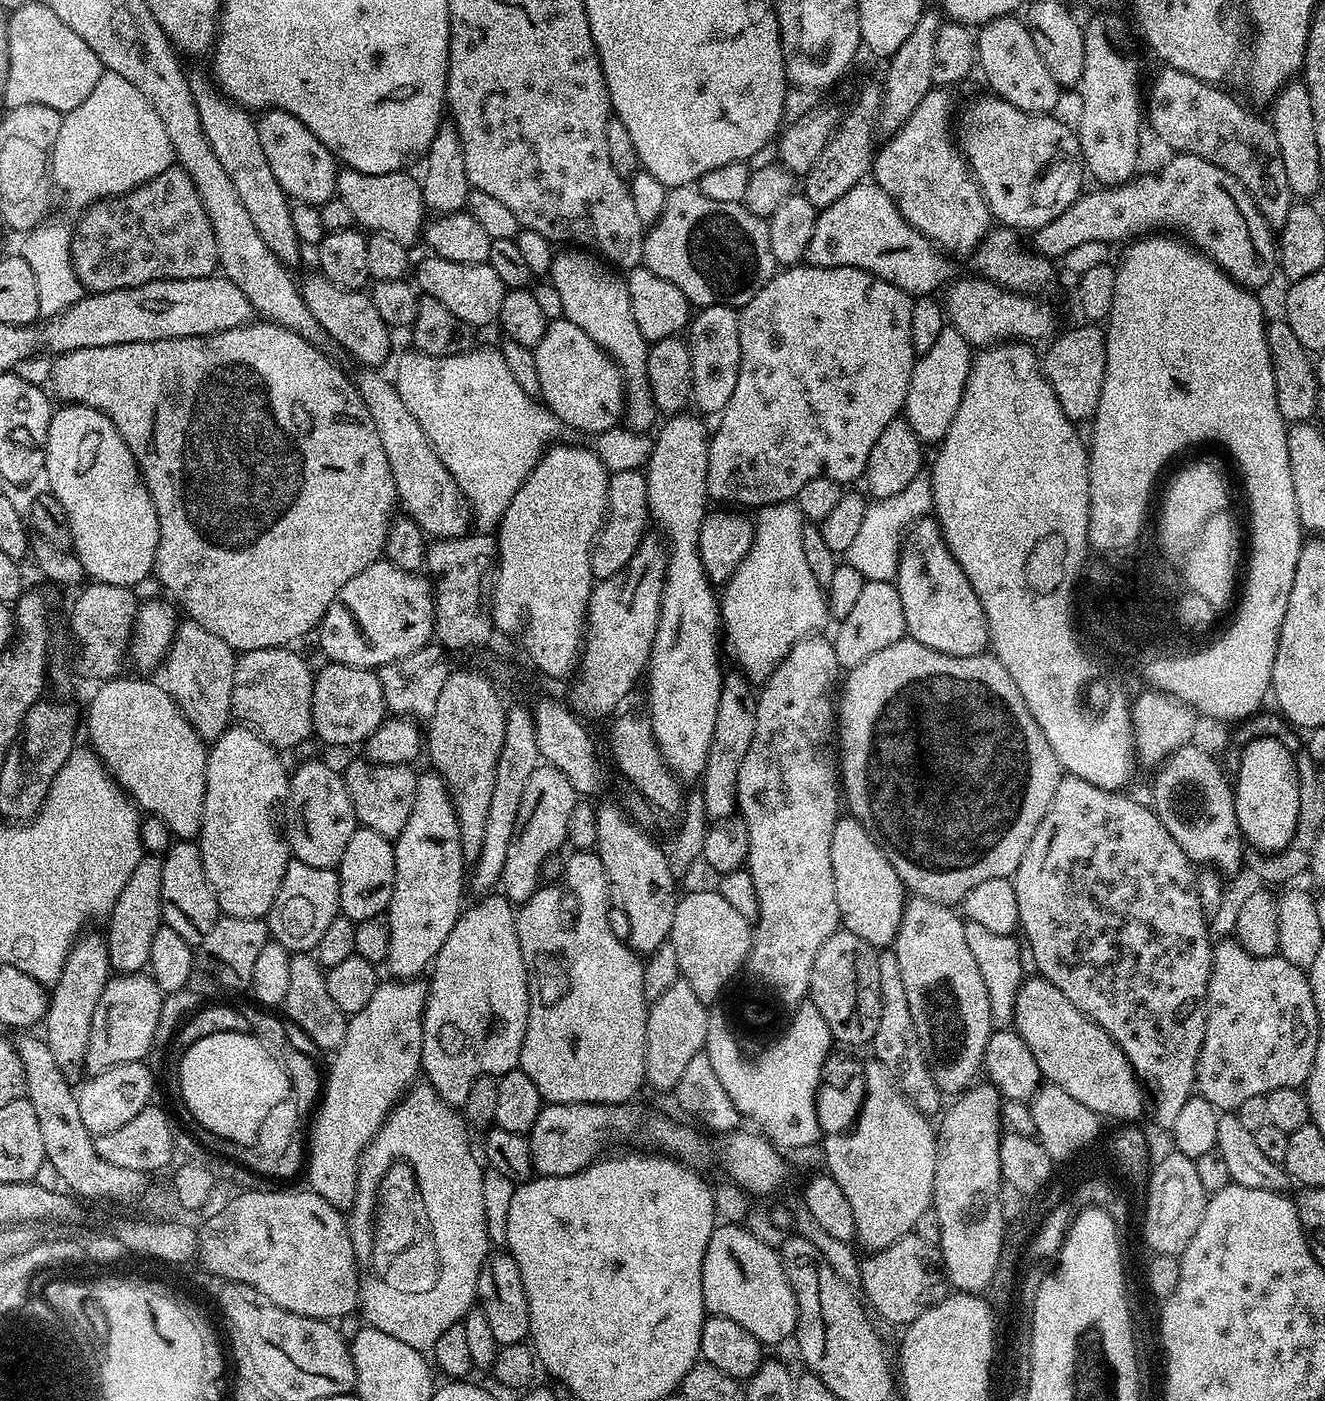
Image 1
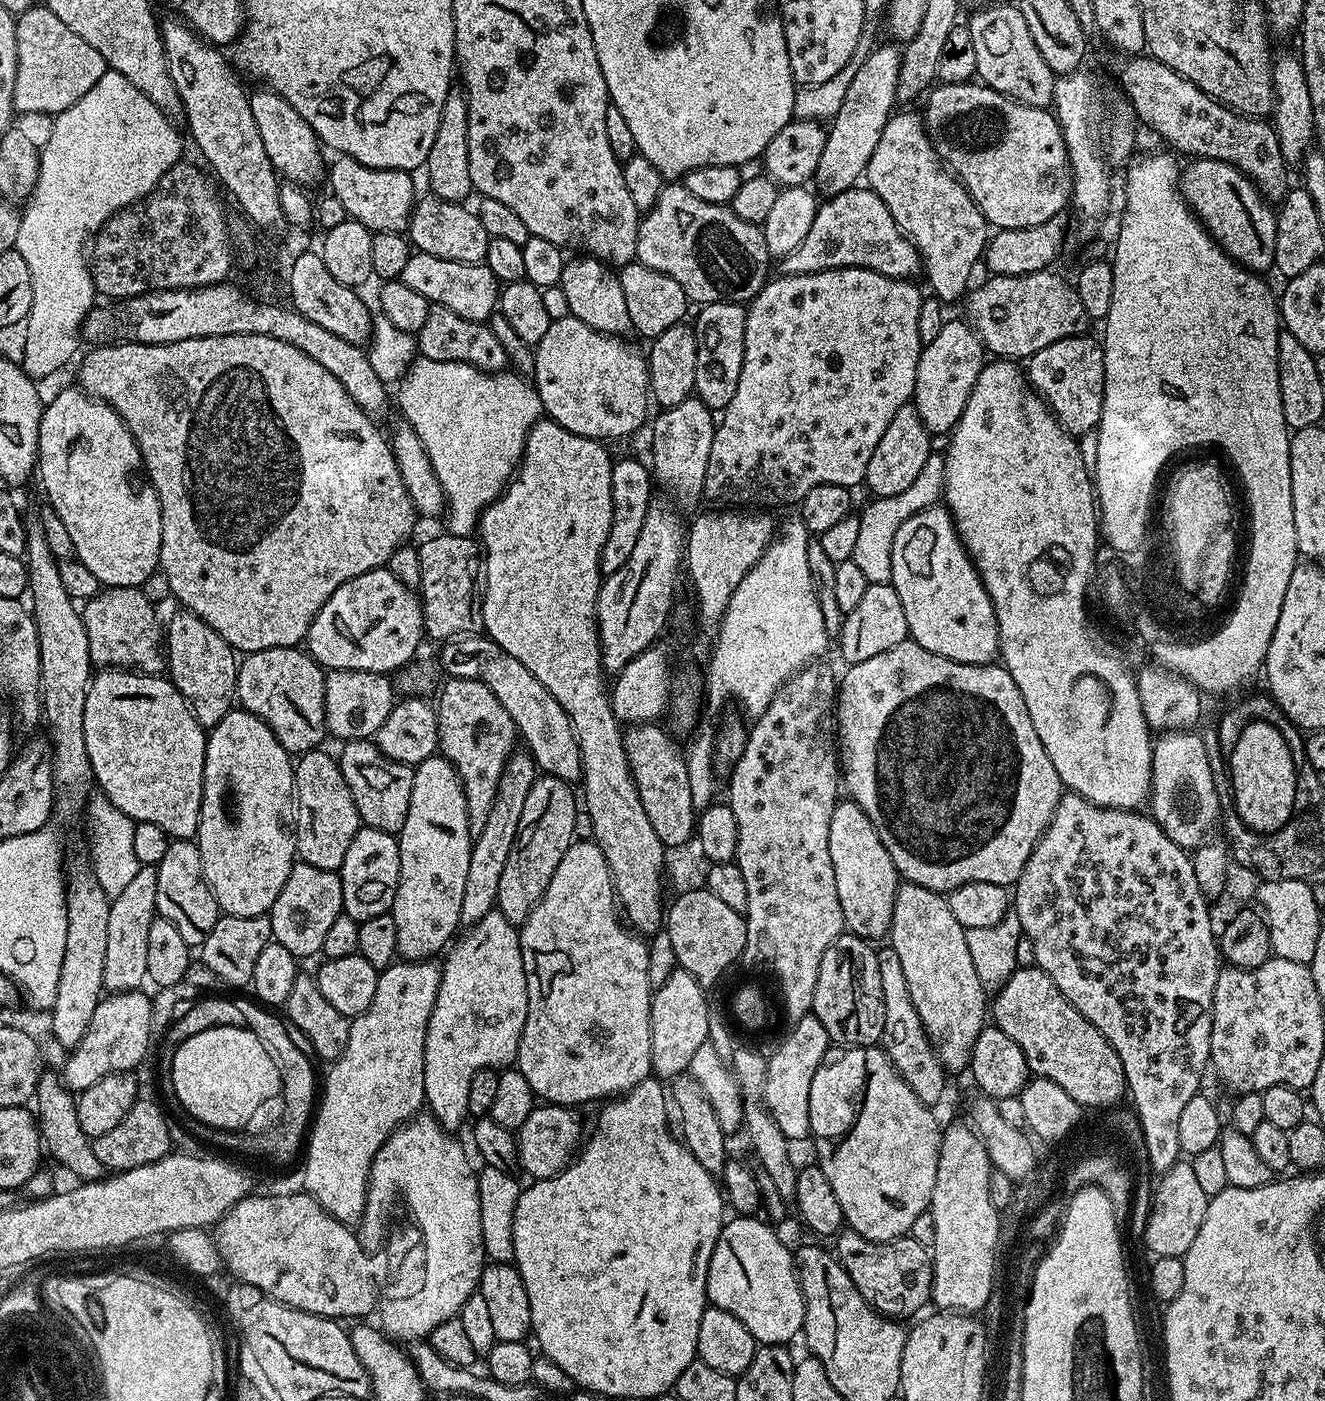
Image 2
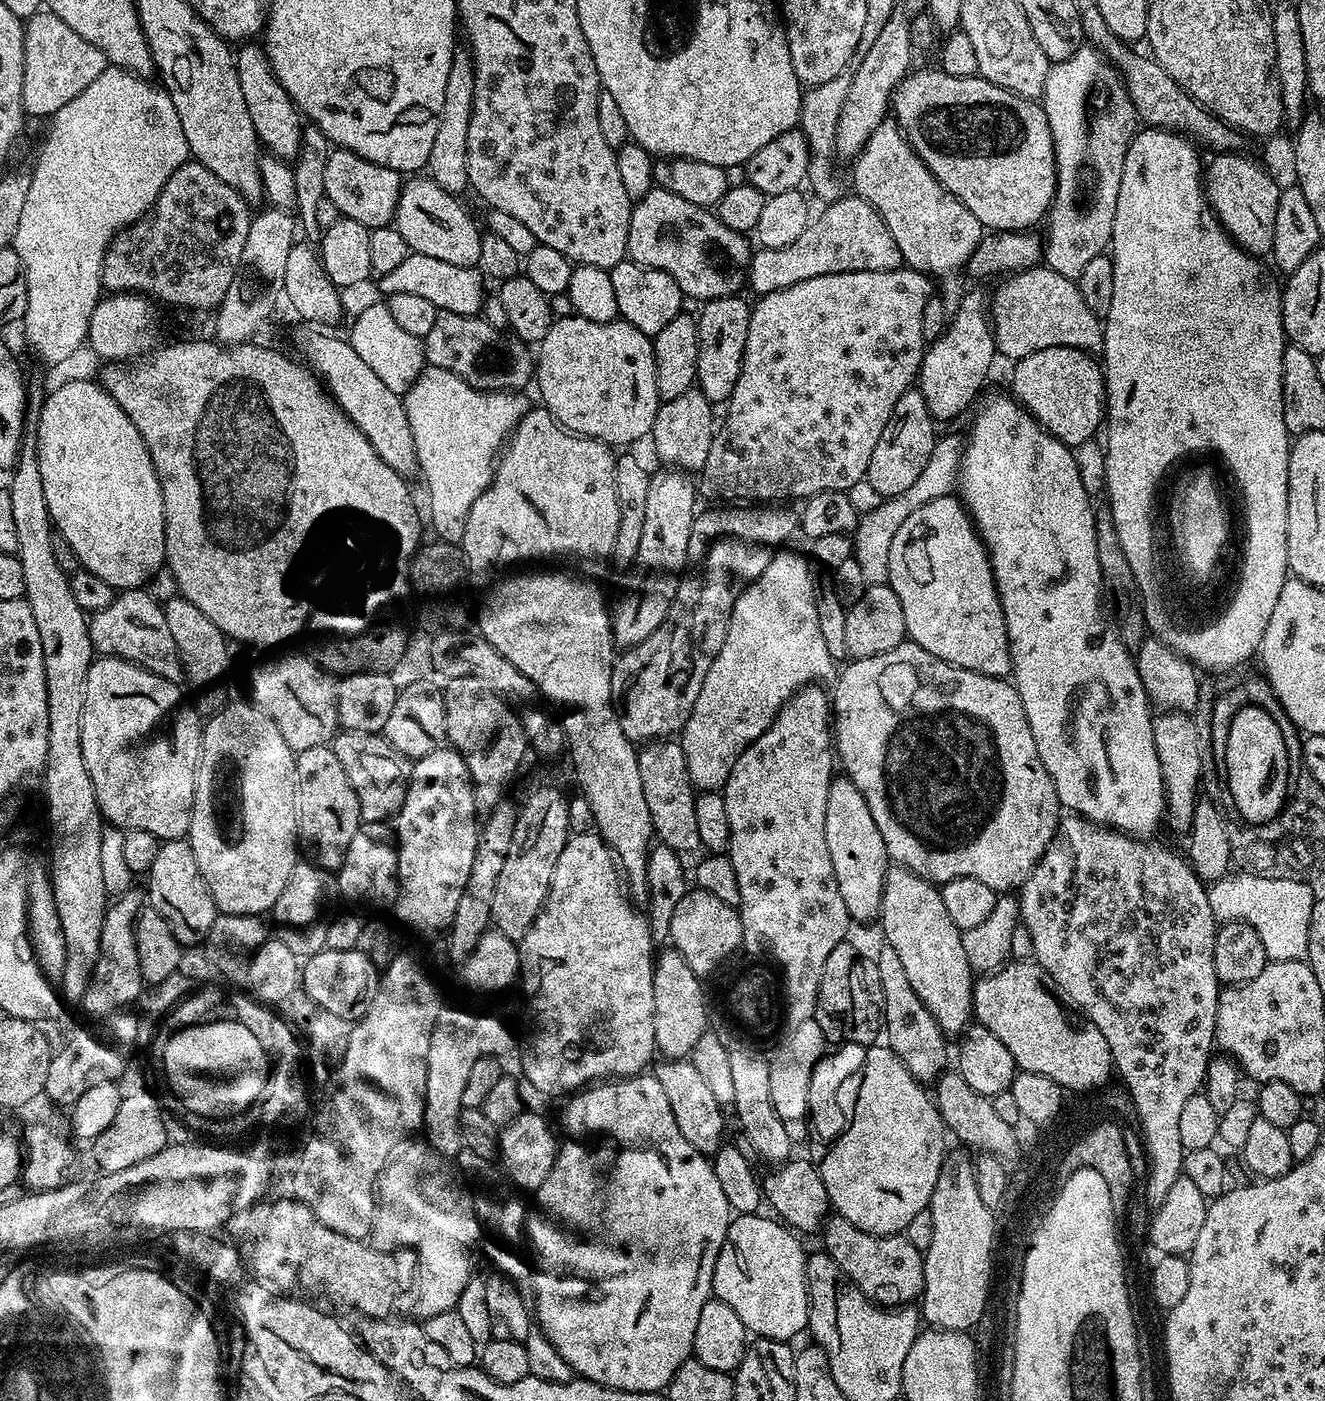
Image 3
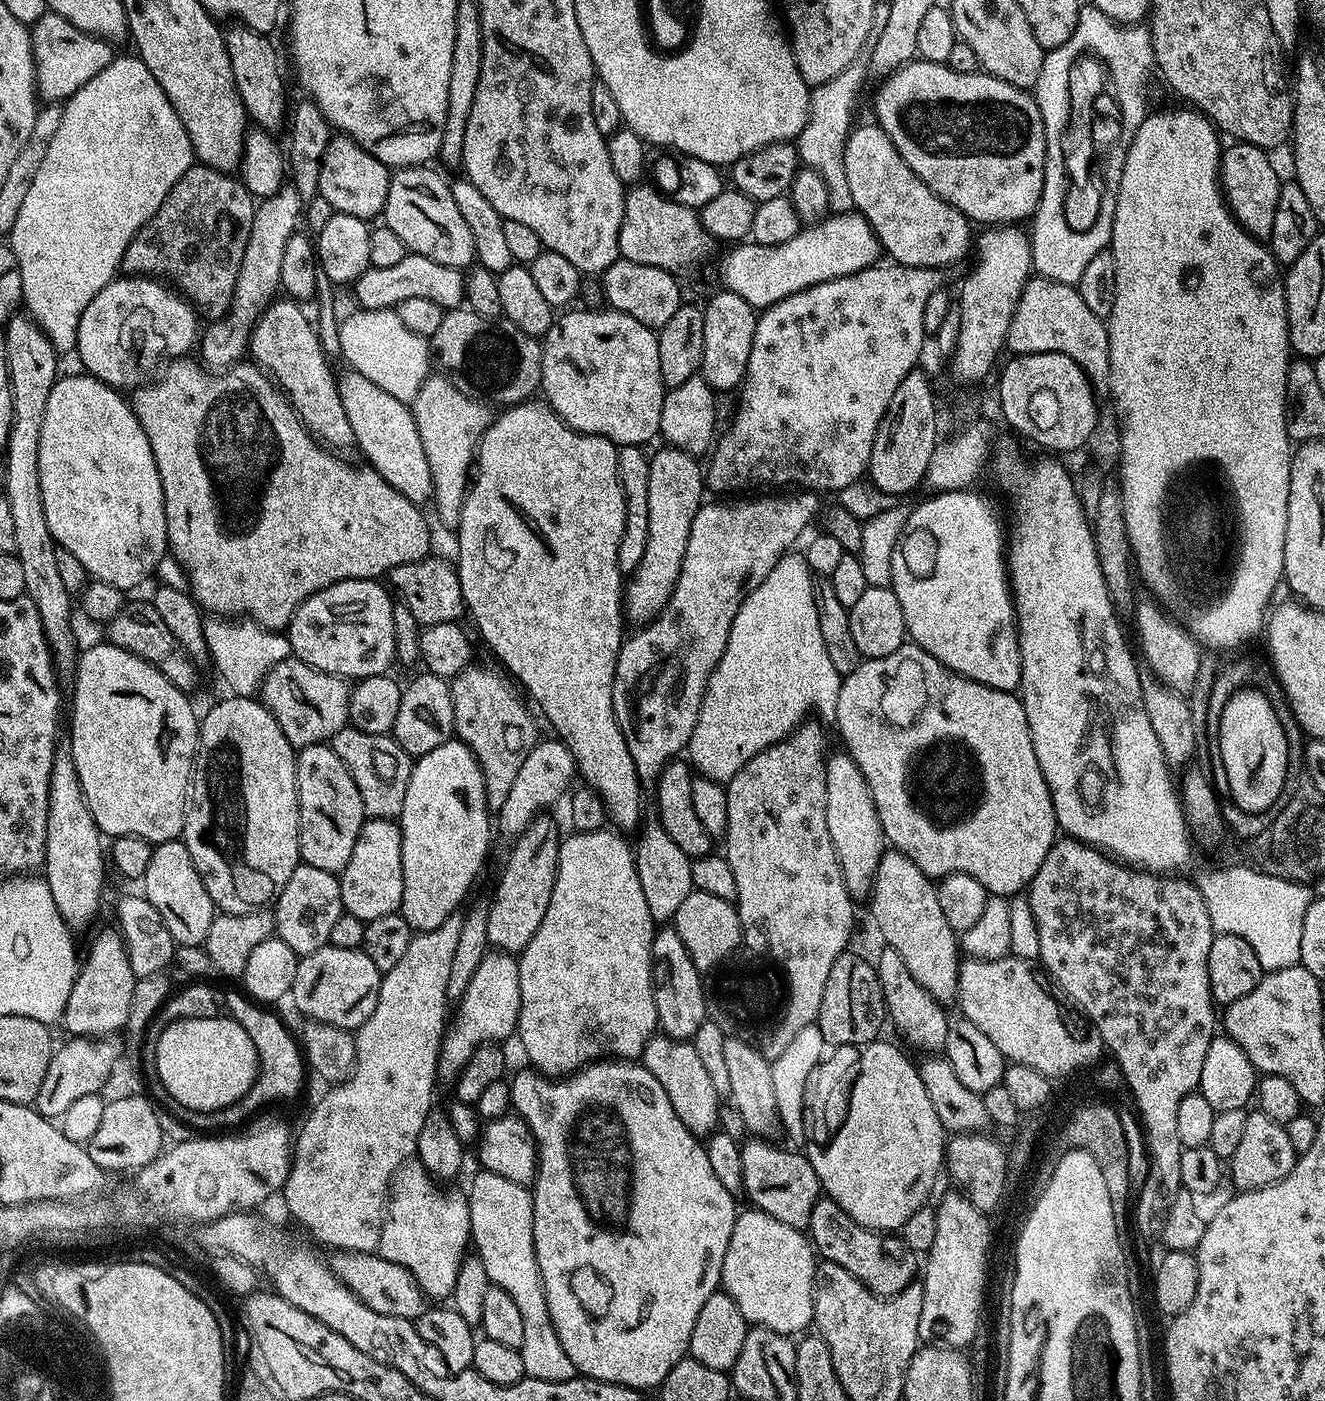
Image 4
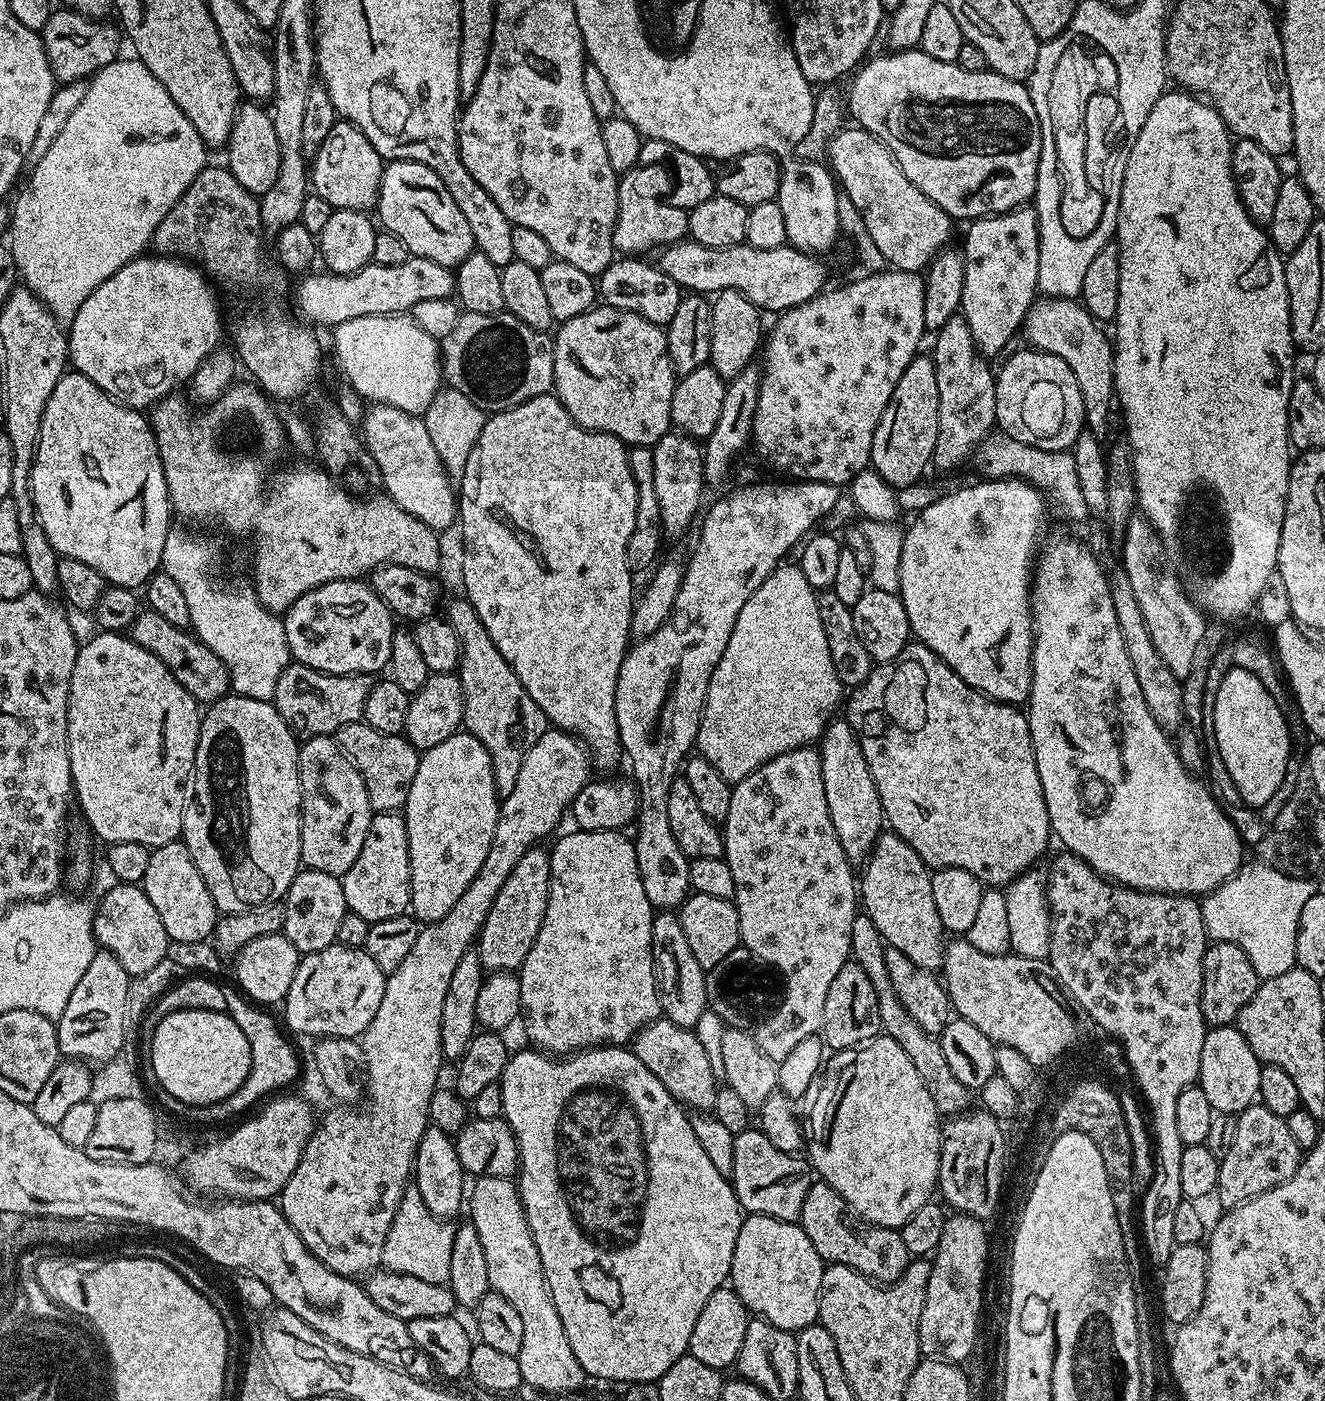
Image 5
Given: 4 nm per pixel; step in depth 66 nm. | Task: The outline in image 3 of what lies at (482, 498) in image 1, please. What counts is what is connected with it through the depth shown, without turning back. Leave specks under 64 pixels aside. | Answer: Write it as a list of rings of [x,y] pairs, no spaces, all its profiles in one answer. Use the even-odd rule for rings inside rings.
[[[425,367],[408,391],[403,393],[404,409],[406,410],[406,418],[410,422],[410,434],[414,434],[414,450],[416,451],[416,462],[418,465],[419,475],[424,475],[424,484],[428,487],[428,512],[426,508],[426,516],[432,519],[432,528],[437,532],[439,539],[444,542],[460,542],[464,539],[464,531],[466,530],[466,522],[470,514],[470,506],[474,506],[478,502],[478,494],[482,494],[482,490],[486,490],[488,485],[492,483],[492,473],[498,463],[498,457],[505,447],[509,436],[516,430],[516,423],[524,416],[529,415],[528,400],[519,391],[511,392],[483,392],[474,386],[470,386],[462,378],[458,378],[458,374],[454,374],[450,370],[442,370],[441,368]]]

